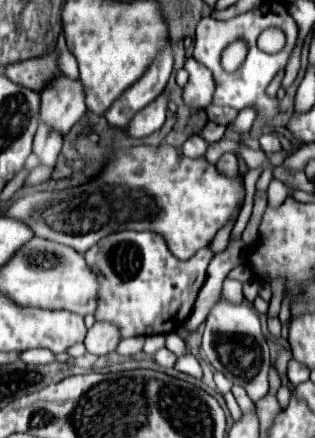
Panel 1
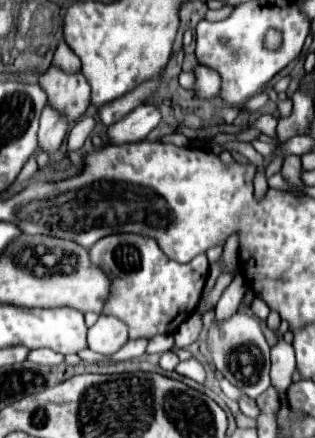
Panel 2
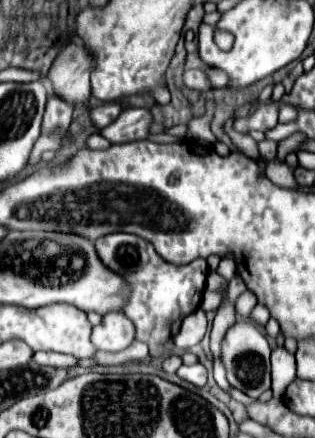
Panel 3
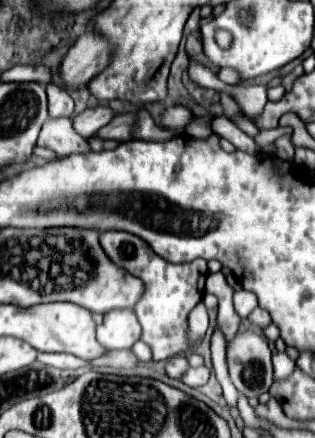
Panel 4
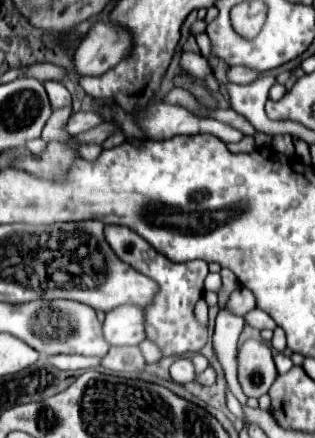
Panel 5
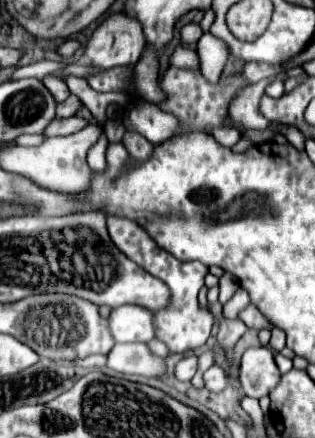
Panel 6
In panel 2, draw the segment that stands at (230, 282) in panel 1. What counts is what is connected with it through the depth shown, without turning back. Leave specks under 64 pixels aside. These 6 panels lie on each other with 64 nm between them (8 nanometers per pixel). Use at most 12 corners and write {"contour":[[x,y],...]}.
{"contour":[[232,281],[216,304],[216,318],[240,308],[248,286]]}

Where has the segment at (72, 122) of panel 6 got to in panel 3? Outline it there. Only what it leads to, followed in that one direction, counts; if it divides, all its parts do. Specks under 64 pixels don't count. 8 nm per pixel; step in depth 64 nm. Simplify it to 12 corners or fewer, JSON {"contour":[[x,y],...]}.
{"contour":[[120,102],[92,110],[90,116],[96,128],[106,128],[120,116],[124,106]]}

